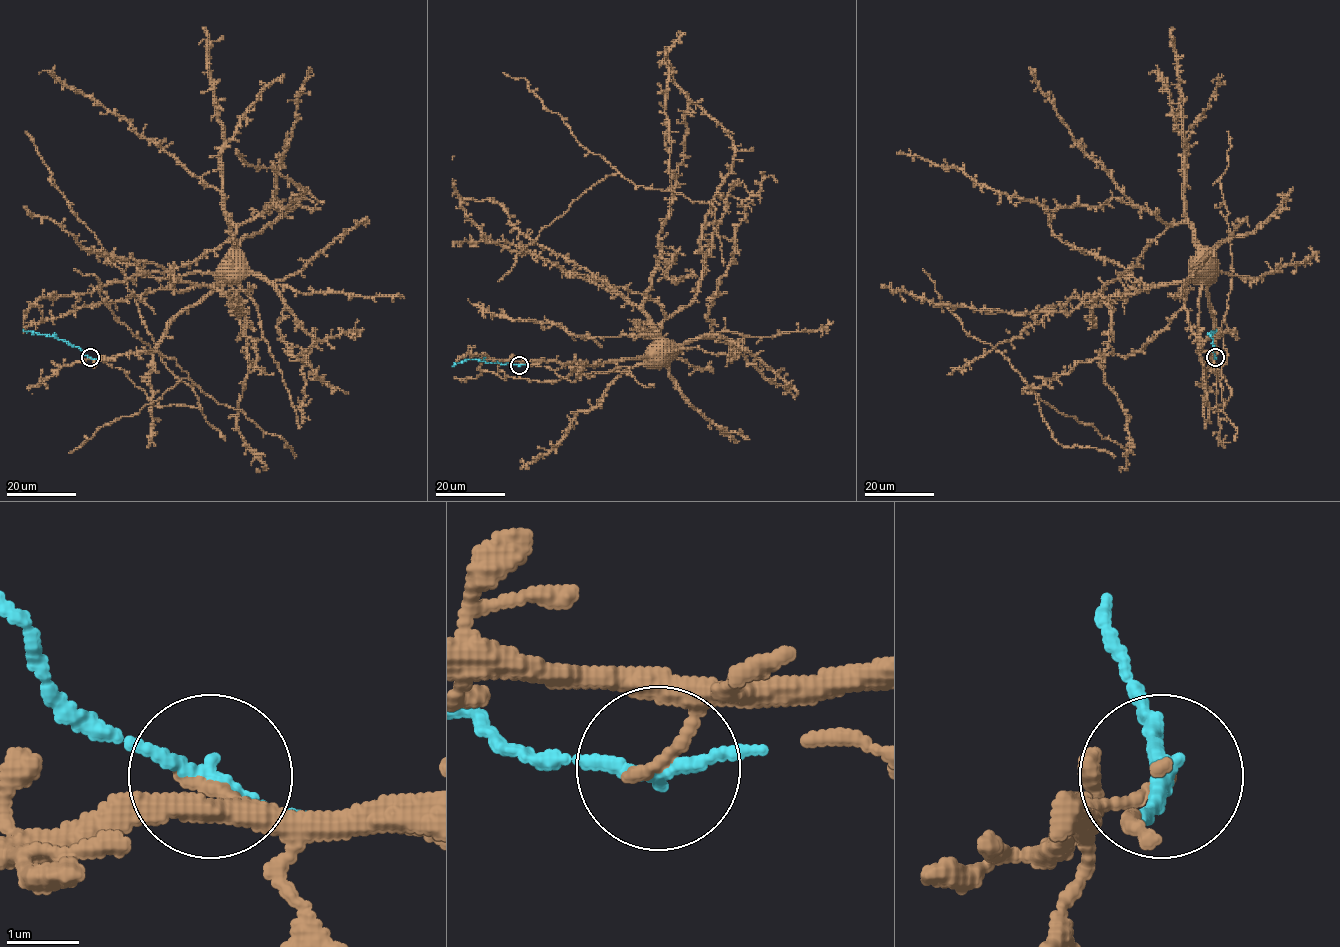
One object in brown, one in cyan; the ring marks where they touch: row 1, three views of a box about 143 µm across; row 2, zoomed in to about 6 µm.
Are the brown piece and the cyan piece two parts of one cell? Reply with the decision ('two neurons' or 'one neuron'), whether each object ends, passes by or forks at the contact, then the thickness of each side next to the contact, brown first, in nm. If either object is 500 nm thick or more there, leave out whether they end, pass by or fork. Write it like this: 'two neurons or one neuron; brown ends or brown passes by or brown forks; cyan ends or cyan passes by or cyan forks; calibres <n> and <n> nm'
one neuron; brown ends; cyan passes by; calibres 190 and 180 nm

